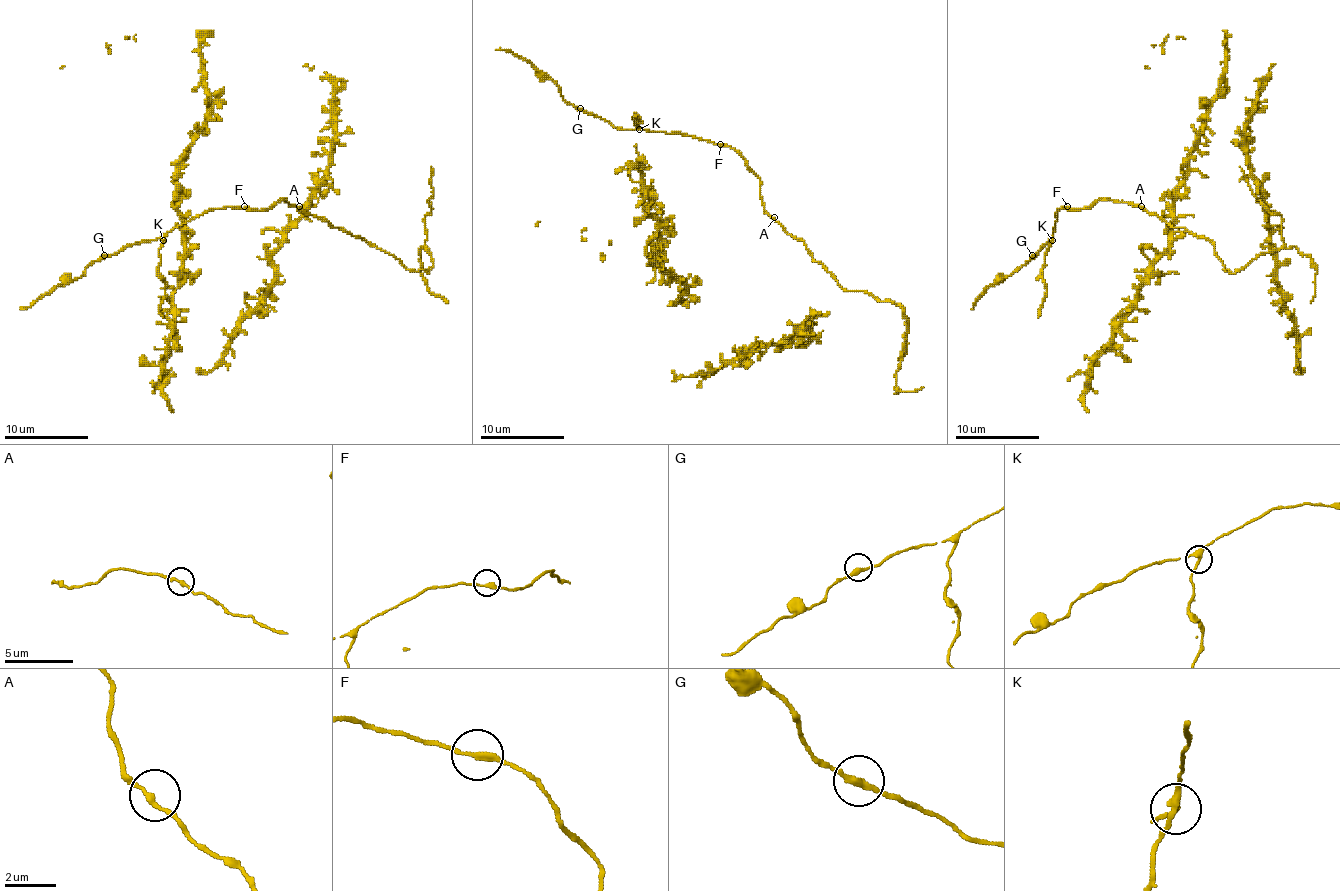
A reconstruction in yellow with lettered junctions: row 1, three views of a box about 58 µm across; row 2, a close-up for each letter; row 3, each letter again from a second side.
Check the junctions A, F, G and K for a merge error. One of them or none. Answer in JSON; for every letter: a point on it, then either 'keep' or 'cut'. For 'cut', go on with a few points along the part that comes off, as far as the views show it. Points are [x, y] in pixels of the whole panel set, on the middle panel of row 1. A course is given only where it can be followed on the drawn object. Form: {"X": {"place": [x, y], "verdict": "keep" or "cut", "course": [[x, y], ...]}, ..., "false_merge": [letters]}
{"A": {"place": [774, 217], "verdict": "keep"}, "F": {"place": [720, 144], "verdict": "keep"}, "G": {"place": [580, 108], "verdict": "keep"}, "K": {"place": [639, 129], "verdict": "cut", "course": [[638, 129], [634, 119], [640, 123], [634, 117], [638, 115]]}, "false_merge": ["K"]}

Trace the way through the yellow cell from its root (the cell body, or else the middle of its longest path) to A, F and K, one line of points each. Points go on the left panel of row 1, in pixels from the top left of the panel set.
A: (161, 263), (159, 248), (163, 238), (175, 227), (209, 211), (228, 206), (265, 211), (280, 200), (299, 206)
F: (161, 263), (159, 248), (169, 232), (209, 211), (244, 206)
K: (161, 263), (159, 248), (163, 240)

